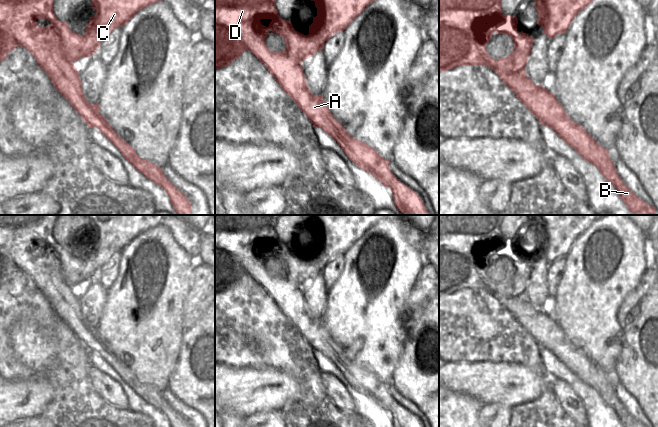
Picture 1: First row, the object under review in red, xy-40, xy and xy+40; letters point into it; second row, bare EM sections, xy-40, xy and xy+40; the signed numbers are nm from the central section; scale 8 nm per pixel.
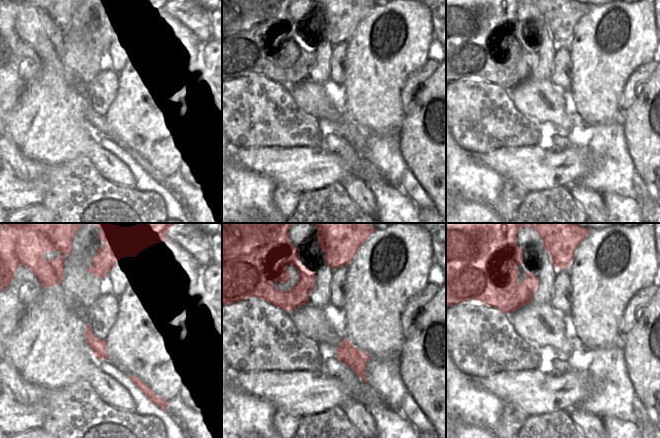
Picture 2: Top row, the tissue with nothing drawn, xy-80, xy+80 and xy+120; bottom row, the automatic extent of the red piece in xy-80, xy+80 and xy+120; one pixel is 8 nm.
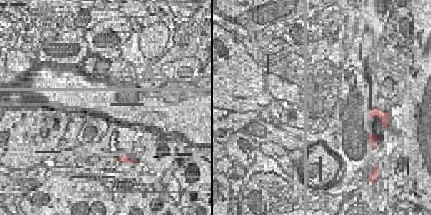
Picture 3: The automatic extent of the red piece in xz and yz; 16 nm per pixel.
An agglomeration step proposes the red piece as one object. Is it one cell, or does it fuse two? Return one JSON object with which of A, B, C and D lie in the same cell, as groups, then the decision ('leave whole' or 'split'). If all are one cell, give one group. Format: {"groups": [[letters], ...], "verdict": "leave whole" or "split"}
{"groups": [["A", "B"], ["C", "D"]], "verdict": "split"}

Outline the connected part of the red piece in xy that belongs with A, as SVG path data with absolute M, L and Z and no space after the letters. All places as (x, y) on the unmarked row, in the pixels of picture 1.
M308 317L292 319L291 322L307 340L313 351L320 351L330 359L358 391L370 397L388 411L394 427L423 427L419 419L404 409L390 394L389 383L384 383L373 371L352 361L331 338L323 319Z

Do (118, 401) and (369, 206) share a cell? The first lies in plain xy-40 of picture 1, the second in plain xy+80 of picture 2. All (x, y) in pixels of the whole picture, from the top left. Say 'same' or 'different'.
same

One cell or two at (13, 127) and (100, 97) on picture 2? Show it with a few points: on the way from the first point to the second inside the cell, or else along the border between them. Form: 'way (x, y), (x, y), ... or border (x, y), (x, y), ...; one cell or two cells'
border (96, 76), (88, 84), (87, 98); two cells

